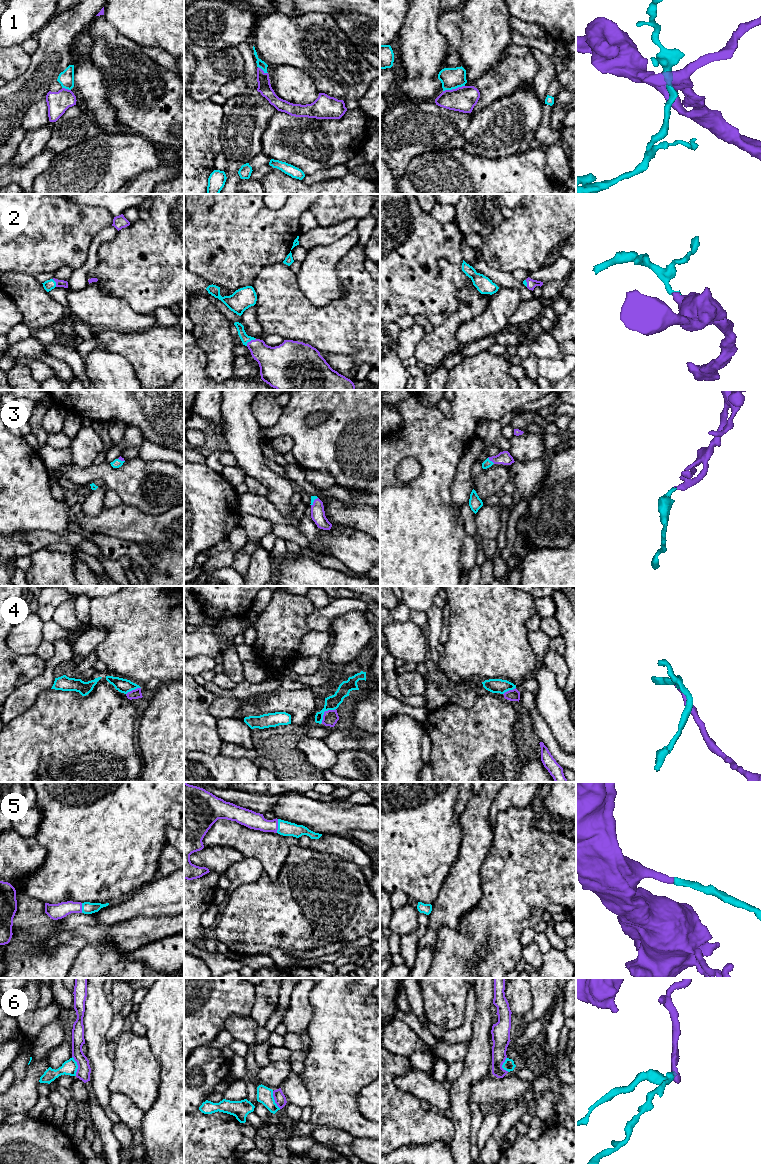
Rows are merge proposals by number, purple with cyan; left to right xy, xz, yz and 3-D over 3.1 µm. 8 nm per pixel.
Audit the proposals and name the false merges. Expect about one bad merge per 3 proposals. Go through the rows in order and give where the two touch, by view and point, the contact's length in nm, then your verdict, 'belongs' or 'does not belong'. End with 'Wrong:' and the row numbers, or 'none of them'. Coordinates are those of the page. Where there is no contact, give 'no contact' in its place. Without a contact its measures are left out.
1: contact yz (453, 89); length 180 nm; does not belong
2: contact xz (251, 340); length 100 nm; belongs
3: contact yz (491, 460); length 80 nm; belongs
4: contact xz (324, 712); length 170 nm; does not belong
5: contact xz (277, 826); length 110 nm; belongs
6: contact xy (78, 1066); length 160 nm; does not belong
Wrong: 1, 4, 6

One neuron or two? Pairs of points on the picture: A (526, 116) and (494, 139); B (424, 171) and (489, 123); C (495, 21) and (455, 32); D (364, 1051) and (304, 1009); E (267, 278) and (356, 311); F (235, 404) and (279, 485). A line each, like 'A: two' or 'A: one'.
A: one
B: two
C: two
D: two
E: one
F: one

